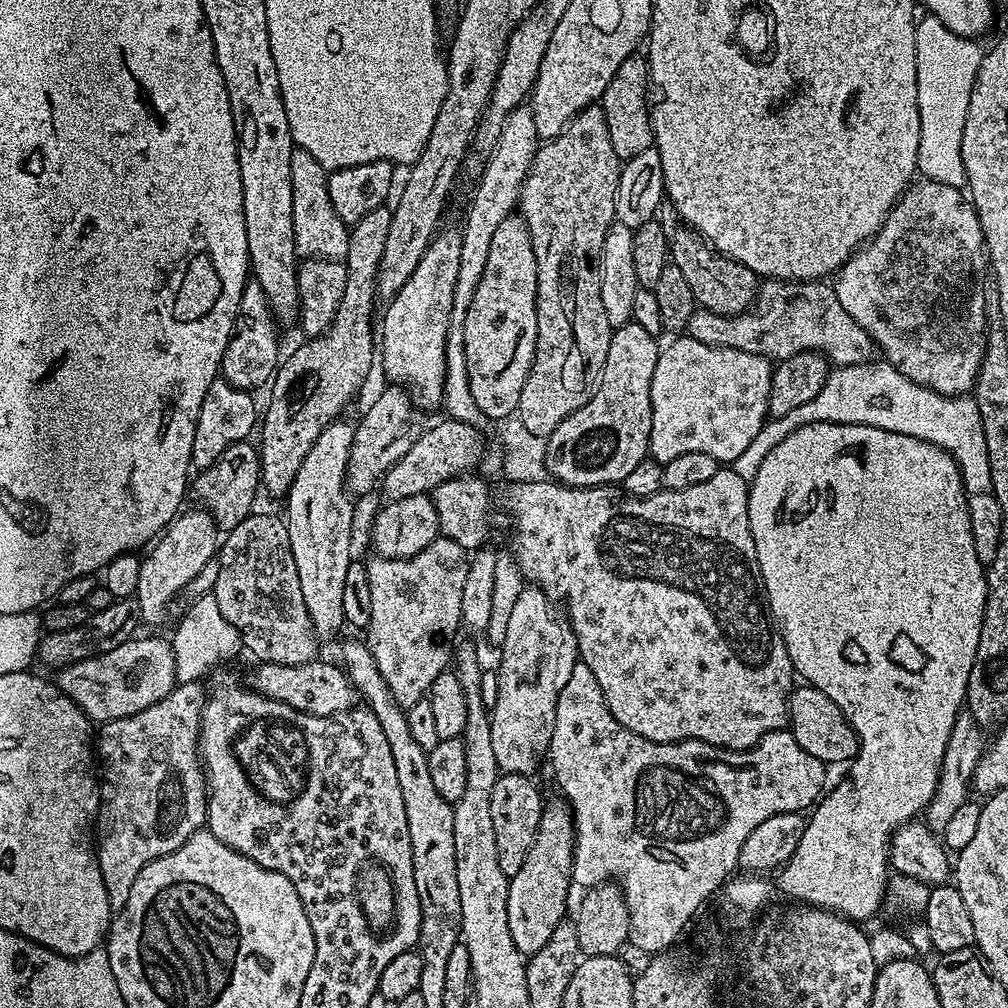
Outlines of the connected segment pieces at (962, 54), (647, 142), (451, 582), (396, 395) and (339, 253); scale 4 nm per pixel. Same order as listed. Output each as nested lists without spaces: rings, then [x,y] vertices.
[[[931,14],[925,17],[916,25],[916,81],[920,115],[920,149],[916,167],[925,181],[963,189],[966,177],[962,162],[962,130],[966,126],[970,94],[985,49],[979,48],[975,39],[951,32],[938,17]]]
[[[643,55],[628,56],[626,62],[618,66],[618,74],[614,74],[598,104],[604,110],[606,130],[610,130],[610,143],[614,146],[614,154],[618,154],[622,162],[633,160],[635,156],[642,154],[642,150],[653,147],[650,73],[648,61]]]
[[[437,538],[418,554],[405,560],[391,560],[373,555],[367,561],[370,574],[370,622],[366,629],[366,643],[386,678],[393,700],[407,710],[414,702],[425,699],[432,688],[434,678],[449,667],[454,656],[456,631],[461,631],[462,586],[466,586],[466,574],[470,563],[469,553],[458,542]]]
[[[388,386],[388,389],[369,406],[360,421],[355,421],[354,442],[348,459],[346,487],[353,497],[359,498],[367,492],[377,491],[384,476],[410,450],[418,435],[414,401],[405,389],[399,386]]]
[[[296,148],[290,158],[290,186],[292,187],[292,217],[296,254],[300,258],[327,258],[340,260],[348,253],[349,225],[338,218],[334,202],[330,202],[328,172],[306,150]]]

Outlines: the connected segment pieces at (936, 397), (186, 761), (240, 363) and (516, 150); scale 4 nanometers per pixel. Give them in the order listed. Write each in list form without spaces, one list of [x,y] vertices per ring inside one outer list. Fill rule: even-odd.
[[[883,358],[865,360],[863,364],[842,364],[829,371],[826,382],[810,402],[794,406],[781,416],[764,421],[762,430],[752,439],[750,446],[738,454],[731,468],[742,478],[751,481],[762,466],[762,458],[782,442],[794,430],[814,422],[835,424],[861,424],[906,434],[912,438],[926,440],[950,453],[960,468],[964,490],[969,494],[982,494],[992,487],[990,482],[989,455],[986,454],[985,435],[979,406],[971,395],[947,396],[933,388],[922,386],[911,380]]]
[[[177,684],[162,702],[154,702],[133,716],[109,720],[98,732],[98,776],[100,811],[94,825],[96,861],[106,882],[110,906],[118,910],[130,894],[134,878],[154,858],[162,858],[182,846],[194,833],[205,827],[208,819],[206,773],[200,763],[200,719],[206,703],[205,685]]]
[[[255,278],[249,279],[242,290],[242,302],[238,306],[236,325],[220,363],[223,379],[245,390],[257,390],[269,383],[282,360],[280,340],[276,337],[277,321],[272,314],[266,294]]]
[[[528,106],[515,108],[502,126],[502,138],[498,146],[487,157],[488,165],[476,184],[476,193],[468,204],[468,213],[462,223],[462,258],[458,258],[458,282],[454,282],[454,310],[450,314],[450,326],[446,338],[446,370],[444,371],[443,411],[451,419],[461,420],[467,424],[479,425],[482,415],[470,390],[470,378],[466,366],[466,346],[464,345],[464,323],[466,310],[474,300],[474,290],[482,282],[482,270],[486,270],[486,258],[490,255],[490,242],[498,226],[508,216],[517,211],[520,202],[520,191],[528,177],[530,166],[536,157],[538,137],[532,109]]]

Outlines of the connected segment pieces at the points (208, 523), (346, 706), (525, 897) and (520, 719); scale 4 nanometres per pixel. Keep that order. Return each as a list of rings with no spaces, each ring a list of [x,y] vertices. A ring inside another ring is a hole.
[[[196,506],[193,512],[181,511],[176,519],[164,529],[162,535],[147,549],[148,557],[140,560],[135,603],[140,603],[138,616],[148,624],[160,624],[168,612],[168,603],[210,562],[218,552],[218,529],[214,518],[203,507]]]
[[[323,658],[298,666],[261,663],[259,667],[252,676],[255,691],[272,700],[283,700],[300,712],[311,716],[335,716],[338,712],[348,712],[357,703],[358,693],[348,681],[348,673],[343,667],[327,664]]]
[[[549,799],[542,810],[542,818],[538,822],[534,842],[526,854],[526,862],[522,862],[522,870],[518,870],[518,874],[514,874],[508,882],[506,918],[510,922],[510,938],[514,938],[514,946],[518,946],[525,958],[542,950],[550,934],[554,934],[560,921],[565,919],[568,888],[573,887],[572,851],[575,848],[576,825],[572,809],[563,799]]]
[[[525,586],[515,599],[505,640],[498,648],[498,694],[496,705],[490,709],[490,742],[494,742],[494,758],[501,773],[526,776],[535,773],[540,759],[545,759],[552,747],[558,694],[562,694],[562,686],[578,663],[576,635],[552,613],[551,606],[550,597],[539,586]]]

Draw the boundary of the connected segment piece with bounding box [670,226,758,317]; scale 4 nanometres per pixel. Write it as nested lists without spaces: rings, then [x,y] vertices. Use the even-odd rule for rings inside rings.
[[[680,226],[677,232],[673,231],[670,236],[670,263],[678,266],[686,277],[690,290],[694,290],[694,298],[701,309],[713,312],[719,316],[741,316],[742,313],[751,309],[758,291],[758,277],[754,270],[750,270],[744,264],[738,264],[728,256],[716,251],[699,232],[692,231],[687,226]]]

